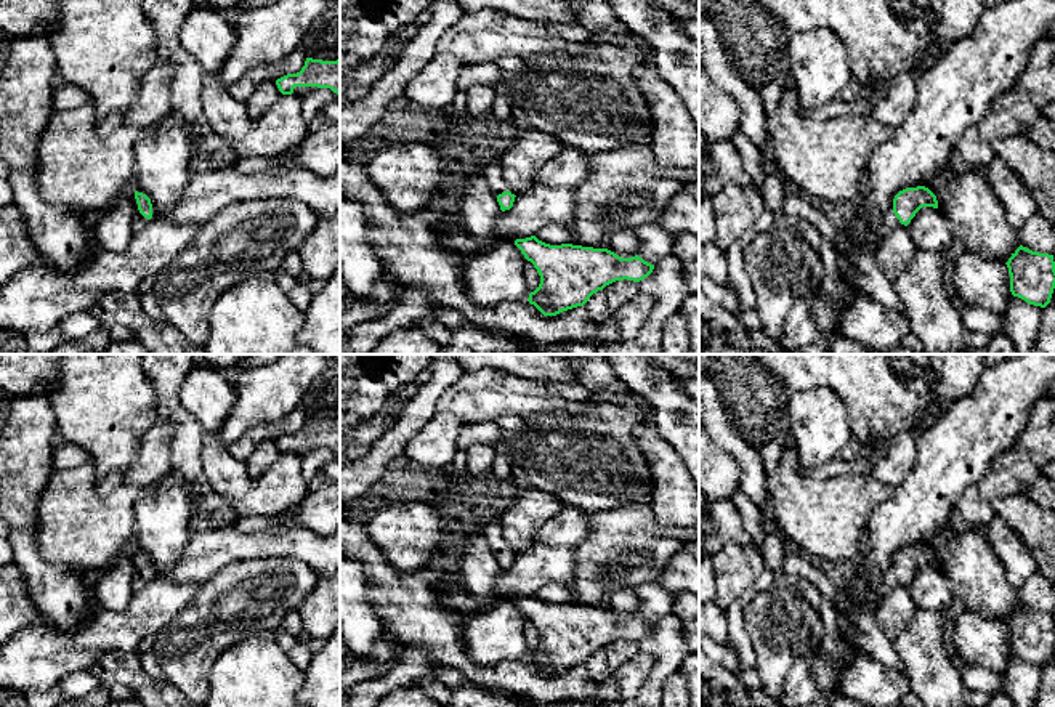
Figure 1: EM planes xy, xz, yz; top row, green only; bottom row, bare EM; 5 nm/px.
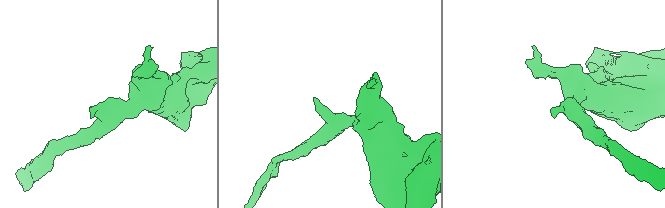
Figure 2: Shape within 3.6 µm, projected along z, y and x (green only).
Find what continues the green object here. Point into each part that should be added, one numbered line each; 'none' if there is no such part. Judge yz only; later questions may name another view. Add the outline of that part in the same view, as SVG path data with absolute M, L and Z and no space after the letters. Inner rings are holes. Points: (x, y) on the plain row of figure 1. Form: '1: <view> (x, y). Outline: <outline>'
1: yz (890, 579). Outline: M893 568L888 569L882 577L882 580L879 582L877 588L869 595L869 604L875 608L880 603L880 600L887 595L887 592L891 587L896 587L898 584L899 579L893 572Z

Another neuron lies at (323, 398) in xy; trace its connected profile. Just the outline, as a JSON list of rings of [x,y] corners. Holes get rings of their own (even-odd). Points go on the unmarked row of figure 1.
[[[333,362],[309,385],[300,407],[306,417],[340,418],[340,362]]]

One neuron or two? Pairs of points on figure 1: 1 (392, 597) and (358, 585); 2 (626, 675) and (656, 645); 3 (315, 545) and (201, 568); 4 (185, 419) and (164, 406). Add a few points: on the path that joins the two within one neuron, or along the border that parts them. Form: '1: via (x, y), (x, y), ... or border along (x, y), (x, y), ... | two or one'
1: border along (356, 560), (367, 582), (367, 601), (382, 624) | two
2: border along (645, 650), (653, 658), (653, 667), (638, 690) | two
3: via (286, 545), (230, 545) | one
4: via (180, 416), (169, 406) | one

